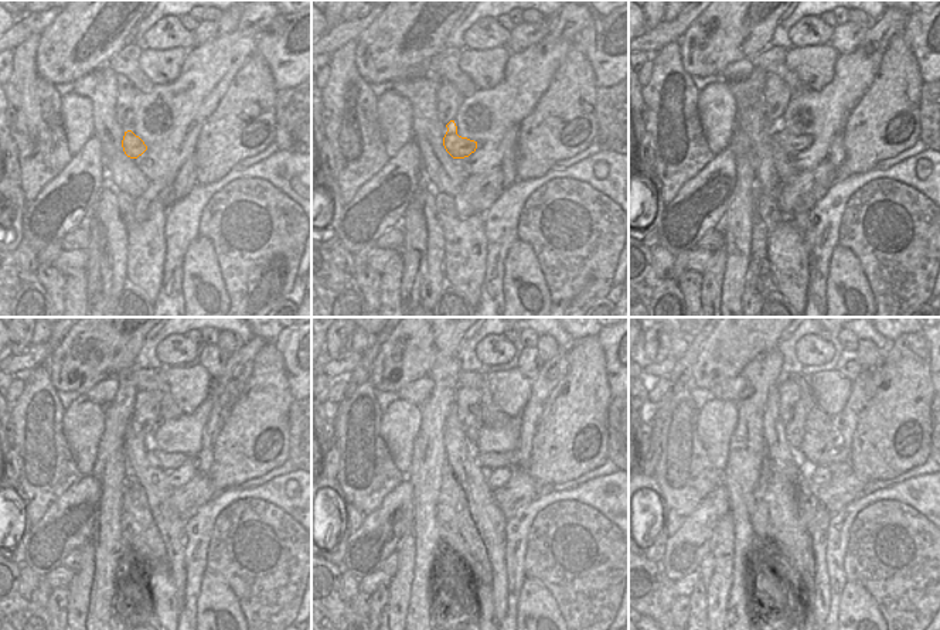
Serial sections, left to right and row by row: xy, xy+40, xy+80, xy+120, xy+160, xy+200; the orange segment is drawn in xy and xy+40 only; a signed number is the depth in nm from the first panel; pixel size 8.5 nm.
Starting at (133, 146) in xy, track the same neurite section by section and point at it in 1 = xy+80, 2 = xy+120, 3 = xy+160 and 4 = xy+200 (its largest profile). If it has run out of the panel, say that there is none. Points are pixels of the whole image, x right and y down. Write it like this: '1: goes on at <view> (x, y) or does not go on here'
1: goes on at xy+80 (789, 143)
2: goes on at xy+120 (157, 459)
3: goes on at xy+160 (487, 460)
4: goes on at xy+200 (840, 455)

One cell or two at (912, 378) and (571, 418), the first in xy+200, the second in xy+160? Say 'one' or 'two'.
one

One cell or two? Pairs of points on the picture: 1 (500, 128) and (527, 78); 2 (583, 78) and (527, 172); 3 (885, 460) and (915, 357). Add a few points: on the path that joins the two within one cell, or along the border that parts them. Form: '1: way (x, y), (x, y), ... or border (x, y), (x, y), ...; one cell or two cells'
1: way (500, 115), (518, 91); one cell
2: way (569, 101), (554, 116), (554, 129), (538, 149); one cell
3: way (892, 435), (906, 392), (906, 382); one cell

